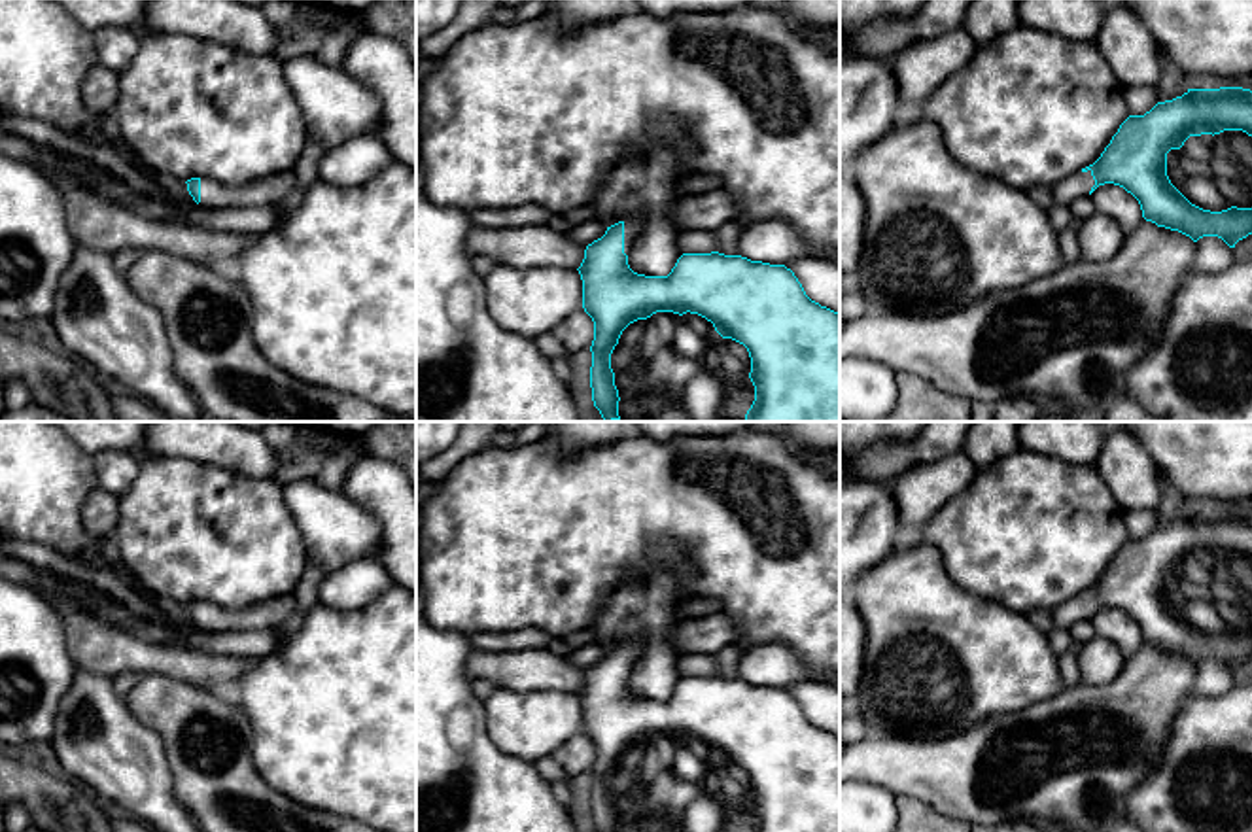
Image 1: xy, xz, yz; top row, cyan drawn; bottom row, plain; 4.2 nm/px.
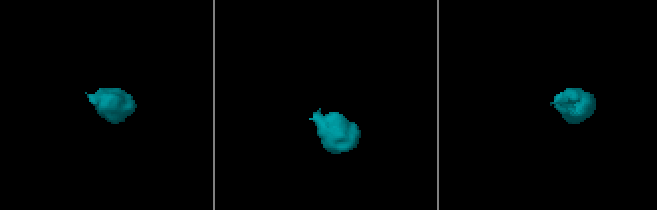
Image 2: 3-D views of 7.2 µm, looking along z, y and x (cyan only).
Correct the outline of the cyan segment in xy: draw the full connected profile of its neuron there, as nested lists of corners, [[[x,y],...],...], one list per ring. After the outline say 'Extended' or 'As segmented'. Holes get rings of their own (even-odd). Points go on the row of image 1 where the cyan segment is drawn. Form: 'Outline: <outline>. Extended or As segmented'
Outline: [[[284,170],[244,185],[223,185],[212,178],[191,178],[185,183],[197,204],[210,210],[229,210],[272,204],[295,189],[297,176],[295,170]]]. Extended

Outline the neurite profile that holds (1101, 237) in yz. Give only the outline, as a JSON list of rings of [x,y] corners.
[[[1095,210],[1078,227],[1080,257],[1086,261],[1106,261],[1120,251],[1125,233],[1106,214]]]

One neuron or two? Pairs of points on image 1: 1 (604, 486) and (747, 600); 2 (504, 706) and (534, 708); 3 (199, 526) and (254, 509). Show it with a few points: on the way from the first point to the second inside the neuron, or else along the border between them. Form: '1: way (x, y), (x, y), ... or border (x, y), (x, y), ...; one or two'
1: way (643, 494), (655, 494), (721, 560); one
2: way (511, 708), (526, 708); one
3: way (212, 519), (241, 519); one

